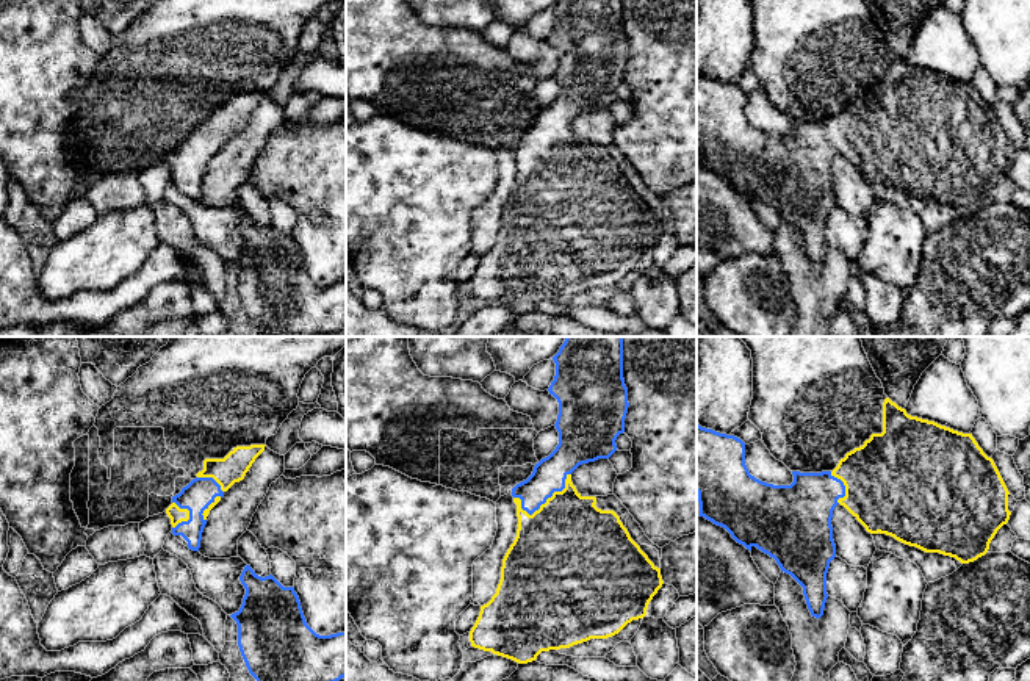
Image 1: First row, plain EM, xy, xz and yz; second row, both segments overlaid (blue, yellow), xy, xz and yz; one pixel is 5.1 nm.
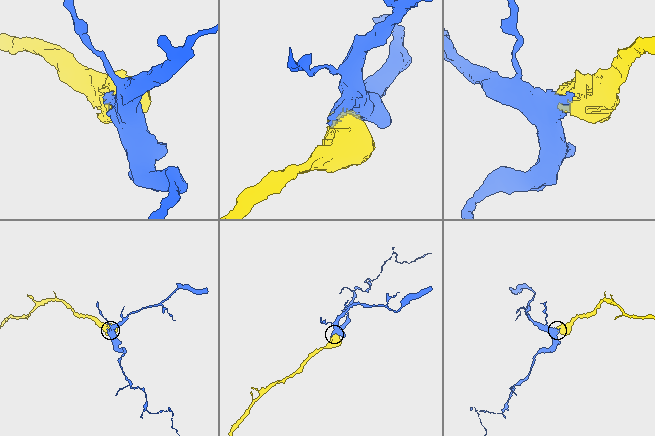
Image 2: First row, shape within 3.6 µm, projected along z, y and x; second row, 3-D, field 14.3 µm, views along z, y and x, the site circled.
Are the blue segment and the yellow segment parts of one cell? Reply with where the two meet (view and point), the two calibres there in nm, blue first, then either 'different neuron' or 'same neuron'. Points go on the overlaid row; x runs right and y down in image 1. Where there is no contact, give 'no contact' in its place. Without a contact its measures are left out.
xz (542, 503) | 170/480 nm | same neuron

